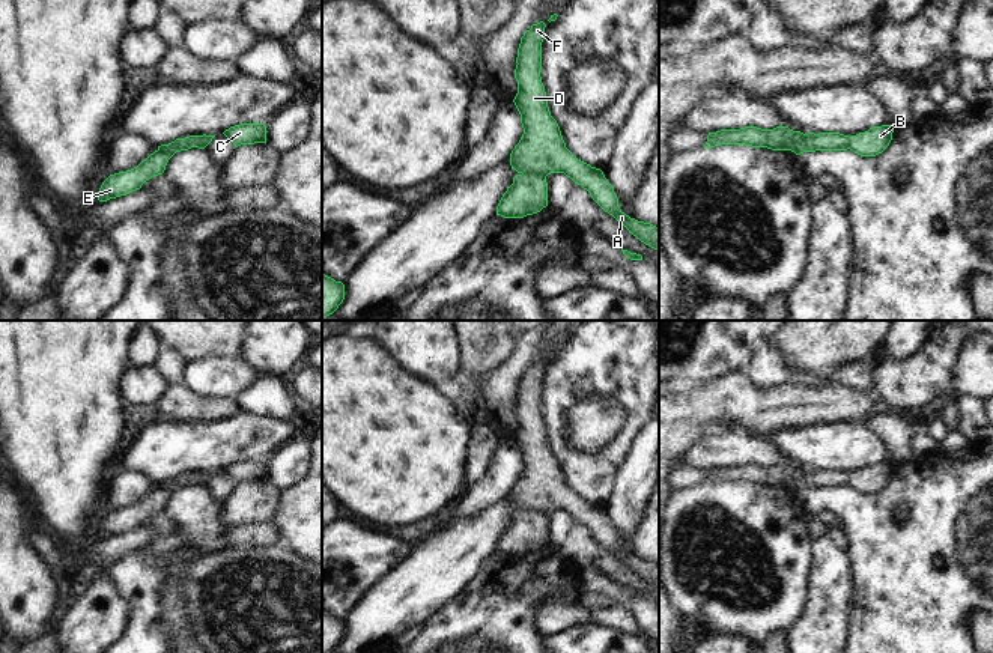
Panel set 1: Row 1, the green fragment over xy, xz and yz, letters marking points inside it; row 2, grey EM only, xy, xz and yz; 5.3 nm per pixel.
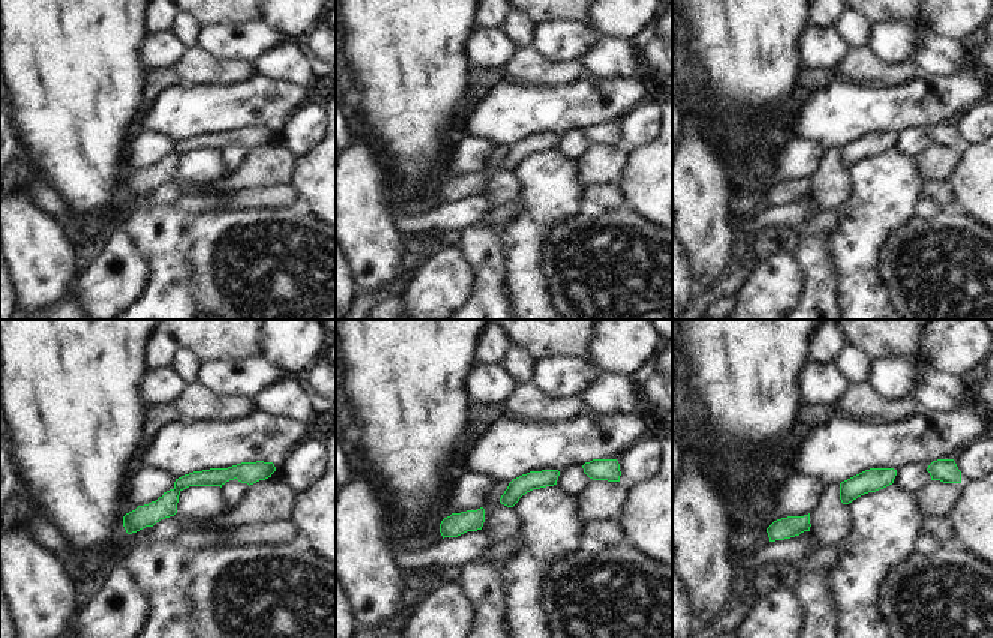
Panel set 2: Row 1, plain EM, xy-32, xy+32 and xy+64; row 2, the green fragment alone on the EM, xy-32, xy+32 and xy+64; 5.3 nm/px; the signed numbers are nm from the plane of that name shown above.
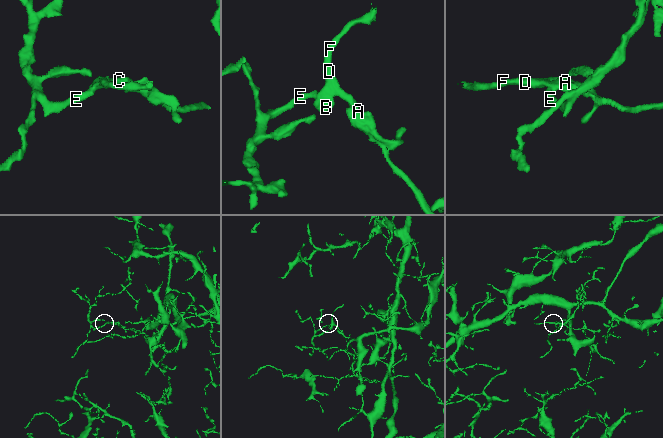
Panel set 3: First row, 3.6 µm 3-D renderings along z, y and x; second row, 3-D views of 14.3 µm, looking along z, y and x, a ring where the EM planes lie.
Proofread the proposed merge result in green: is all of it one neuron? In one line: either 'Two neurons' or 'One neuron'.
Two neurons

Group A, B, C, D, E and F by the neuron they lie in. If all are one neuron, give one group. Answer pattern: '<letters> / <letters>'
A C D F / B E

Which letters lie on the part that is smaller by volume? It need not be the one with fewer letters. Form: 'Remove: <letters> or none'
Remove: B, E

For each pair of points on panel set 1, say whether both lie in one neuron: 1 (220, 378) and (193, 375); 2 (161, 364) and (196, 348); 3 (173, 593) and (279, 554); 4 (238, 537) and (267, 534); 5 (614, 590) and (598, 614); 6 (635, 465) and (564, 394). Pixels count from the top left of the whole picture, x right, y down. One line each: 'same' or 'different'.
1: same
2: different
3: different
4: same
5: different
6: different

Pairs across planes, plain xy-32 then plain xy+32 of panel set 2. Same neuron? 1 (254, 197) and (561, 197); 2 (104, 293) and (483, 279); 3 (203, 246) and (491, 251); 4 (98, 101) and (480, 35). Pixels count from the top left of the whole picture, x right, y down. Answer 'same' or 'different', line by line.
1: different
2: different
3: same
4: different

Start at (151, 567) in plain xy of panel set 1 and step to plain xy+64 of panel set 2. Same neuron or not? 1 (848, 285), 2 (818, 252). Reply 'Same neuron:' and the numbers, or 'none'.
Same neuron: 2

